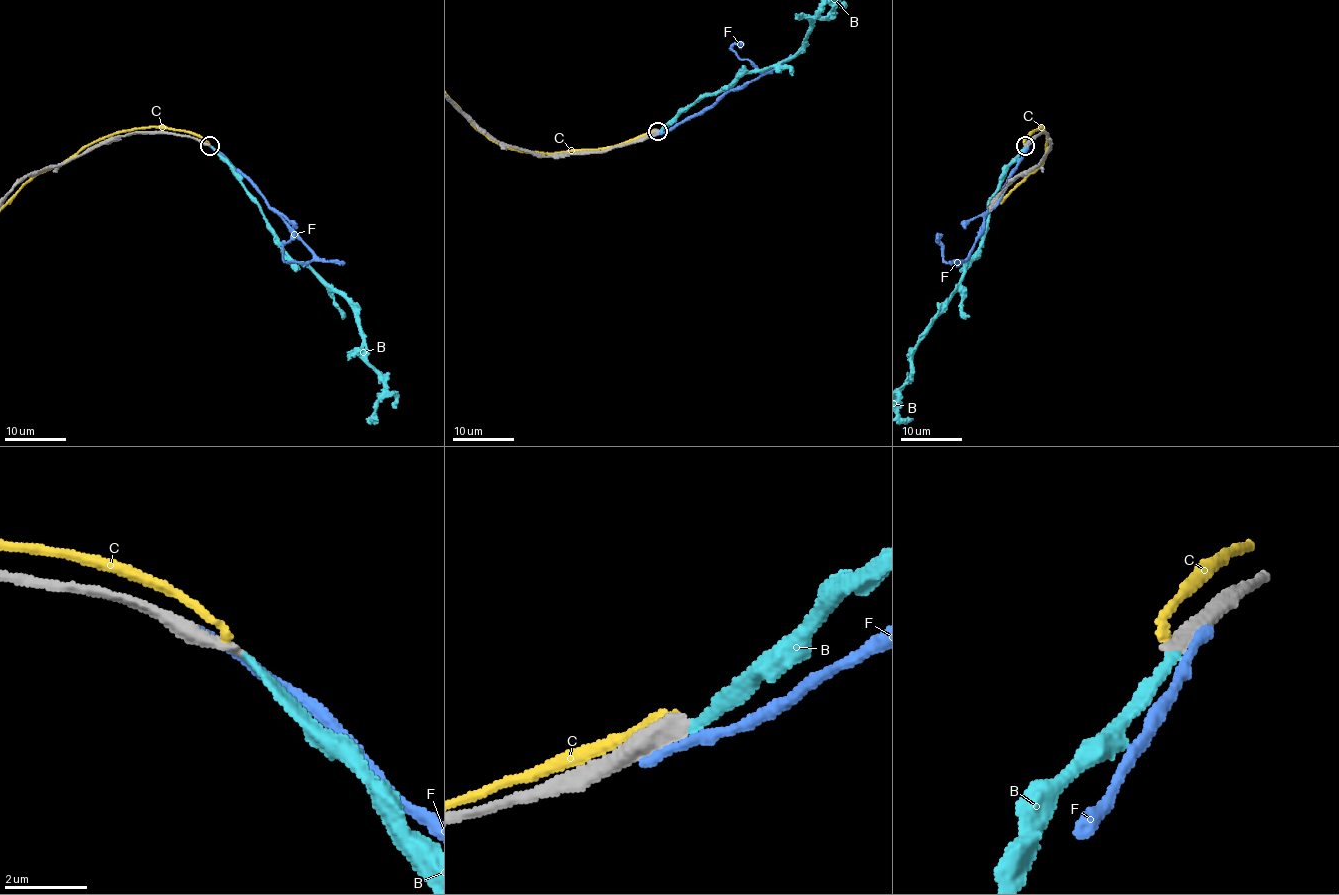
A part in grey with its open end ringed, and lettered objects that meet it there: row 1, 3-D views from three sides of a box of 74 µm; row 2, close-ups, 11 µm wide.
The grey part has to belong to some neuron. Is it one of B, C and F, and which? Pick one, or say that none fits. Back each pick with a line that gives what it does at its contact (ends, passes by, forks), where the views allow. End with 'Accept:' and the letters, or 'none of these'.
B: it ends there
Accept: B

